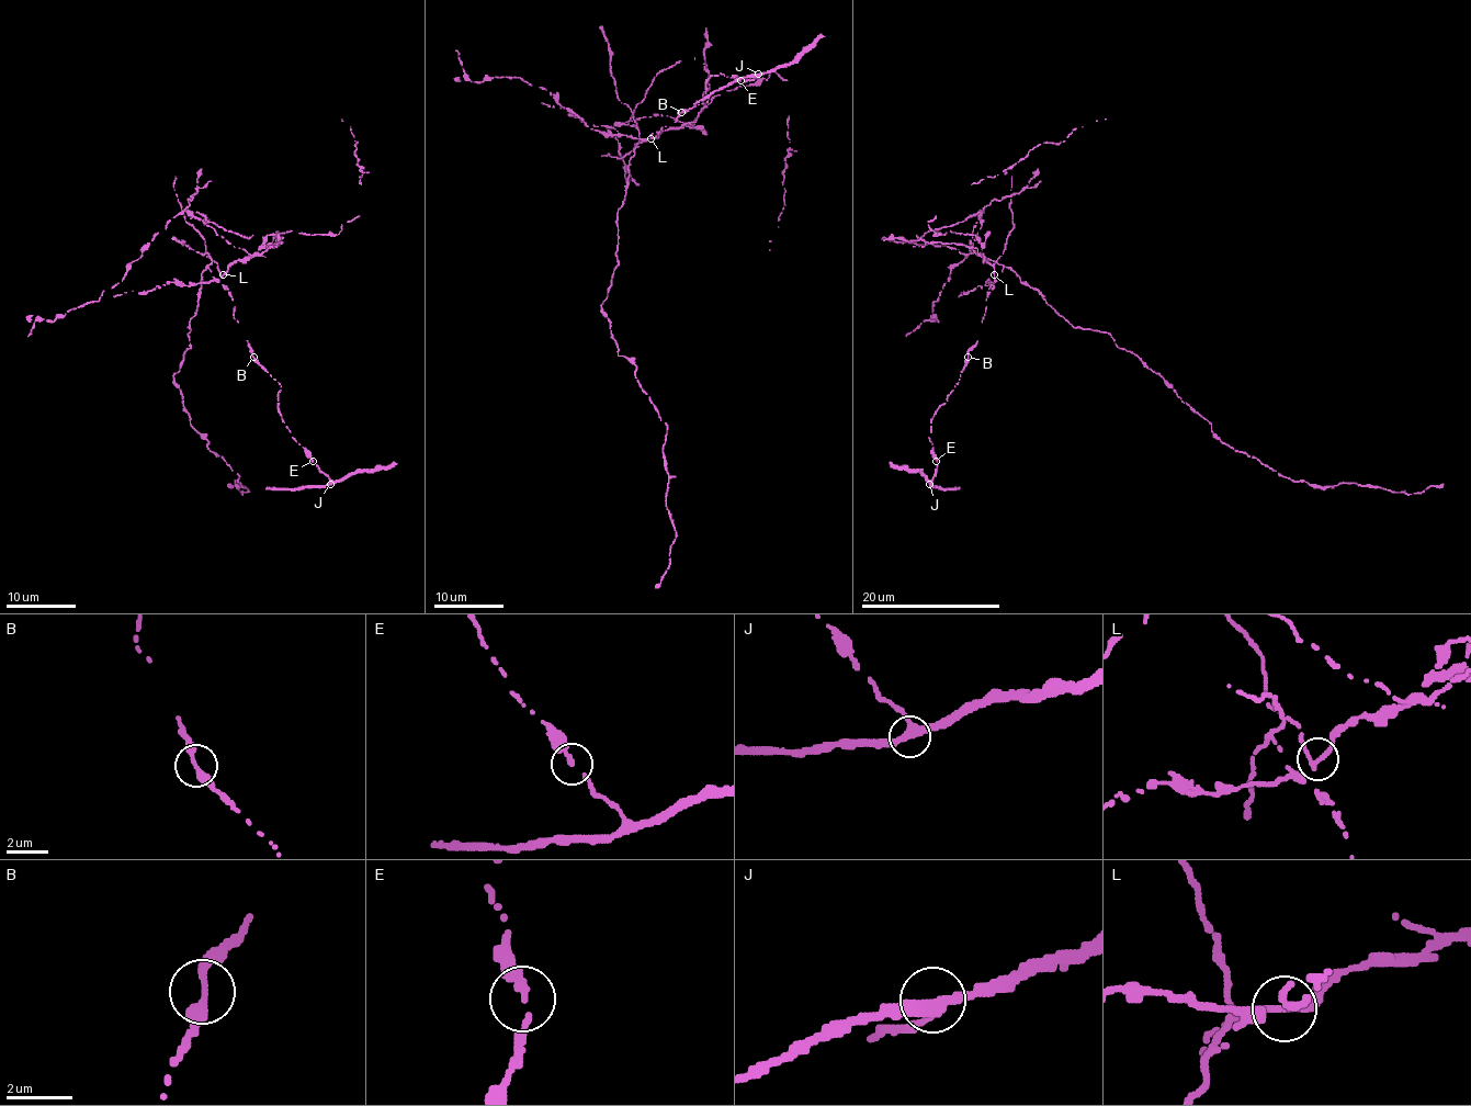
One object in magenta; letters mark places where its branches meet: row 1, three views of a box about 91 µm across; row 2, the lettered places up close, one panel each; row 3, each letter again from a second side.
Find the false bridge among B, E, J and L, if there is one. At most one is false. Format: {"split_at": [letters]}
{"split_at": ["L"]}

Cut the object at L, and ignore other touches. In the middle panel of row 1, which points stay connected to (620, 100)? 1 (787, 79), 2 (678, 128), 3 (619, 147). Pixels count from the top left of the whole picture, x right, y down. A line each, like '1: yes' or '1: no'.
1: yes
2: yes
3: yes

